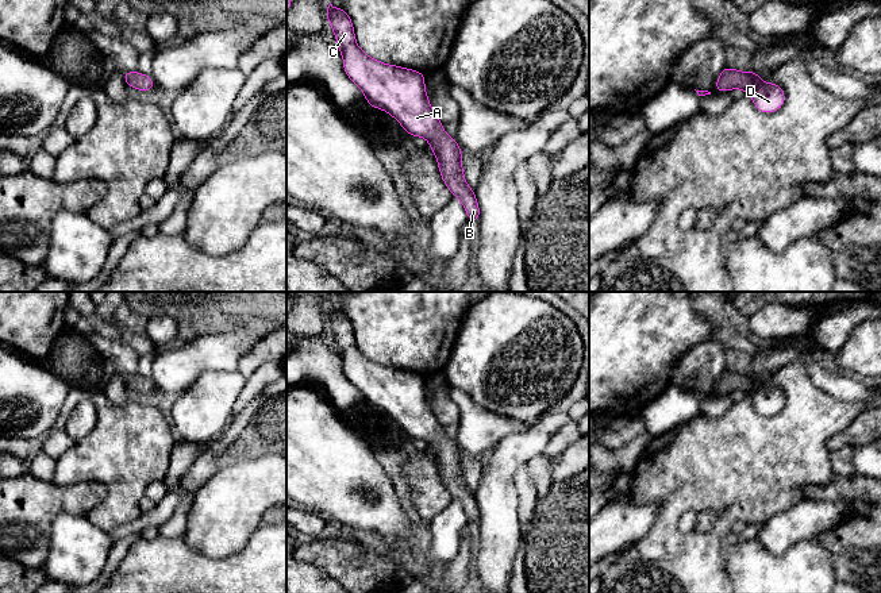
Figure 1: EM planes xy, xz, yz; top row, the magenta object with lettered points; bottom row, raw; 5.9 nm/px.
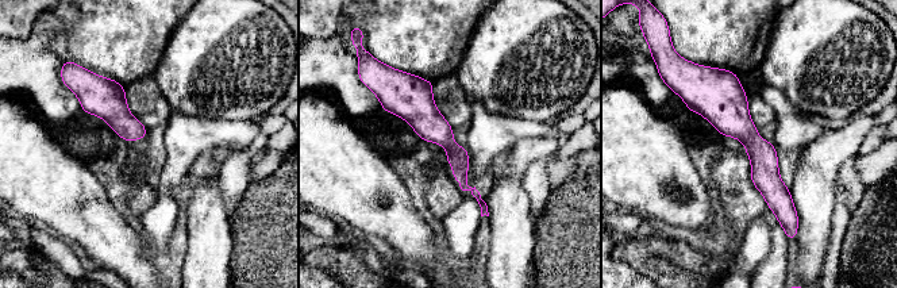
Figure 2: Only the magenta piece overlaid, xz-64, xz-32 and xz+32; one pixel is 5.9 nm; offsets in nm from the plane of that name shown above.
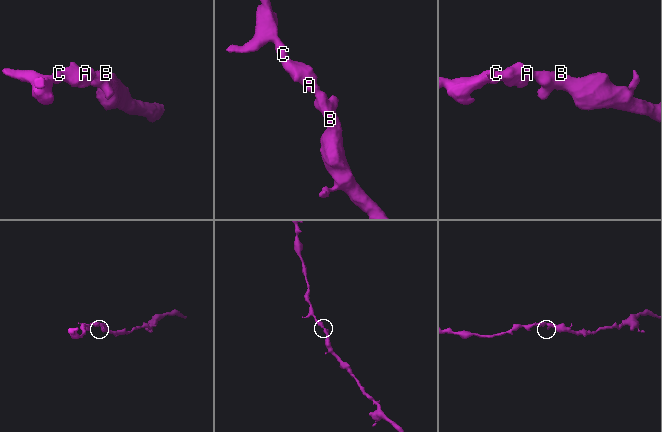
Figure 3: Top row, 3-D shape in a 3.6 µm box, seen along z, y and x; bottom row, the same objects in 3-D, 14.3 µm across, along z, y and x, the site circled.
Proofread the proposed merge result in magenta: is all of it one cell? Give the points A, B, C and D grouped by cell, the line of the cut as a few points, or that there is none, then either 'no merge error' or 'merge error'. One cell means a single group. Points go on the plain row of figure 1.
groups A B C D; cut none; no merge error

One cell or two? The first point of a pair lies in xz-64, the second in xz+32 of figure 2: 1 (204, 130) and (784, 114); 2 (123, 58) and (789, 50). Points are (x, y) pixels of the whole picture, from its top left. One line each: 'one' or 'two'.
1: one
2: two

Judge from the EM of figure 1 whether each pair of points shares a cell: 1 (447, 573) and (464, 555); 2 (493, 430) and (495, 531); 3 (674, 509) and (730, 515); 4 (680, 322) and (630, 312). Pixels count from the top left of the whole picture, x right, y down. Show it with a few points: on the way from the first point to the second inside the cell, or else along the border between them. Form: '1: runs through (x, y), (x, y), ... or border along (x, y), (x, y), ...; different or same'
1: runs through (451, 569), (461, 559); same
2: border along (522, 432), (506, 435), (491, 450); different
3: runs through (688, 501), (712, 501), (716, 505); same
4: runs through (668, 320), (642, 320); same

